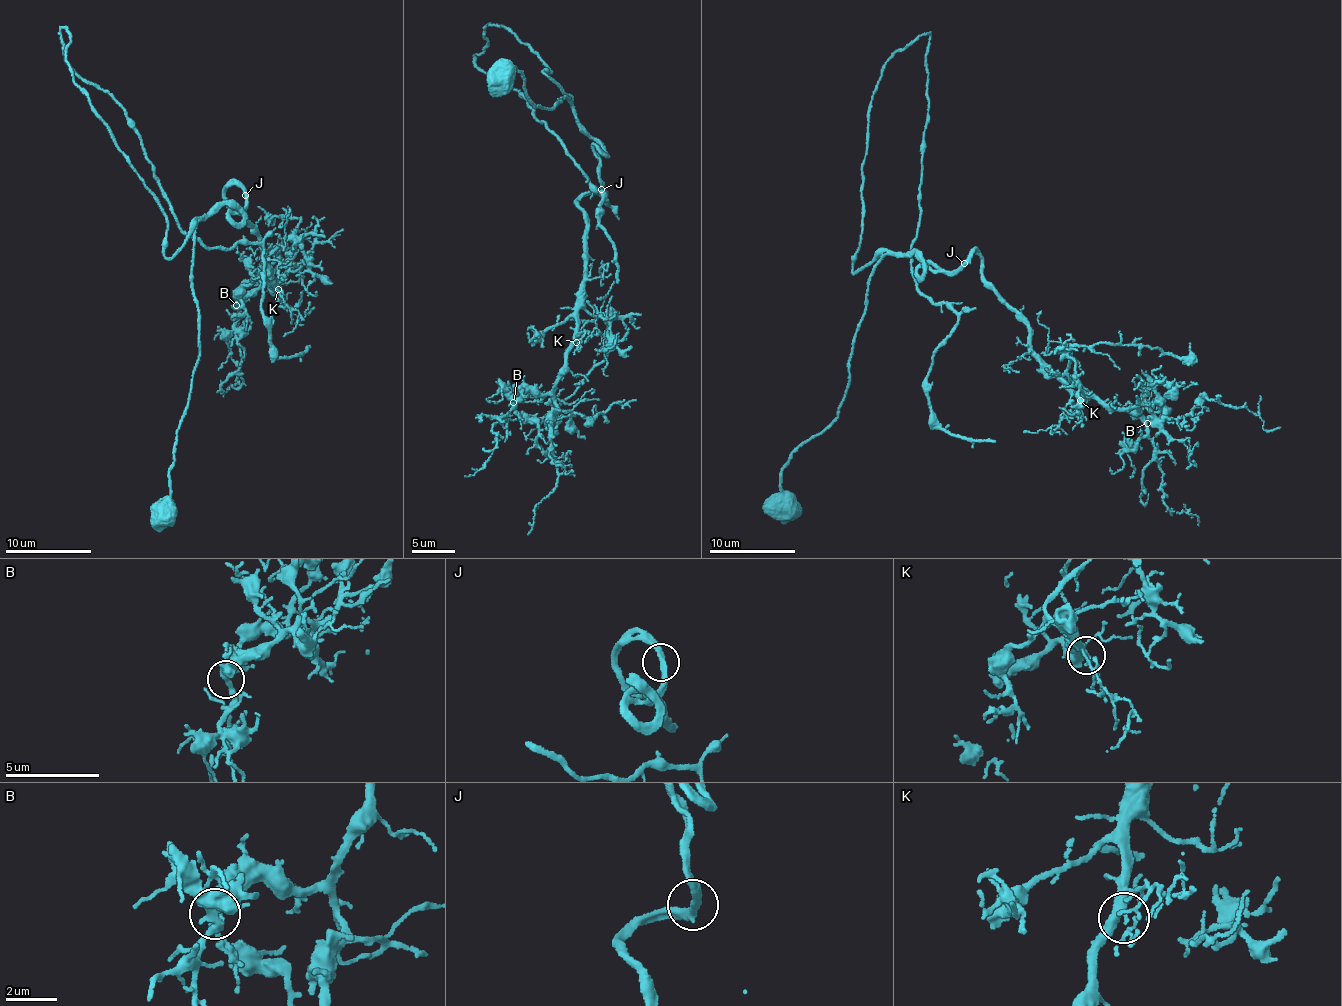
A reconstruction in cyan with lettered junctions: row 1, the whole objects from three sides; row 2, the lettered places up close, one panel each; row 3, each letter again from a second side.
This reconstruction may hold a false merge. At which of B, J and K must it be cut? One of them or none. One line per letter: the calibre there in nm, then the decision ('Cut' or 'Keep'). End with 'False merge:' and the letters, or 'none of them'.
B: Thickness 300 nm. Keep
J: Thickness 320 nm. Keep
K: Thickness 260 nm. Keep
False merge: none of them

